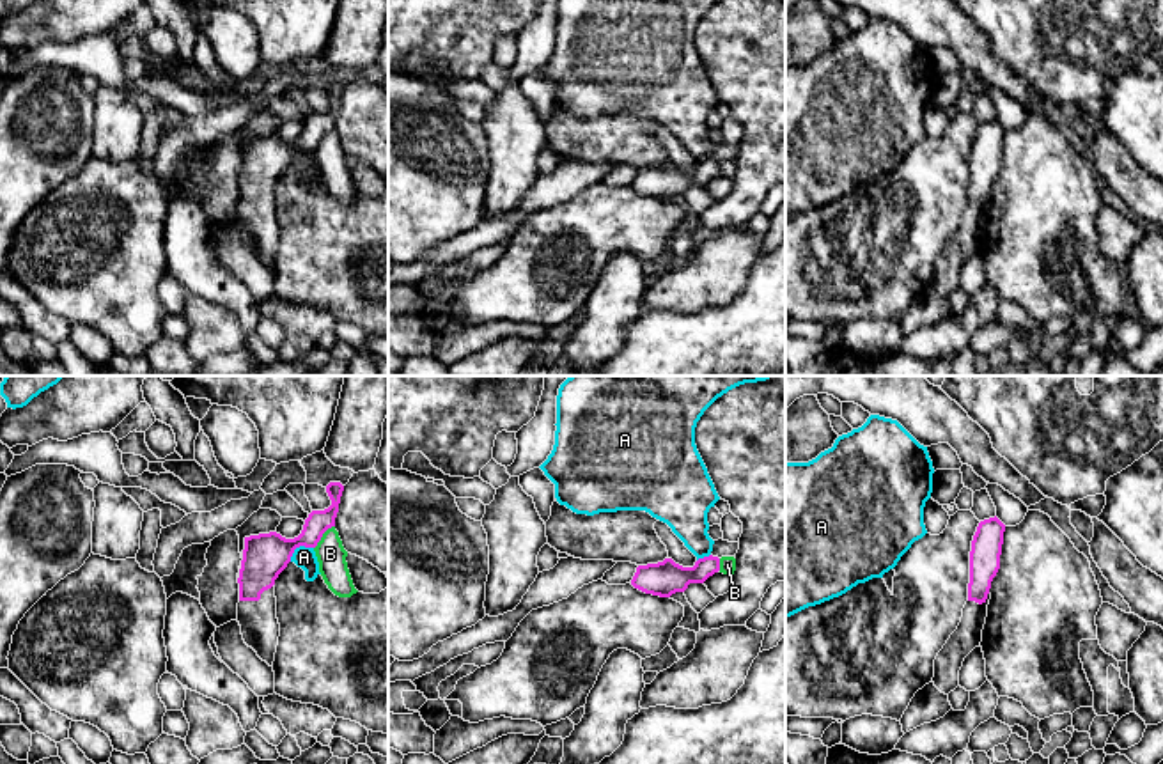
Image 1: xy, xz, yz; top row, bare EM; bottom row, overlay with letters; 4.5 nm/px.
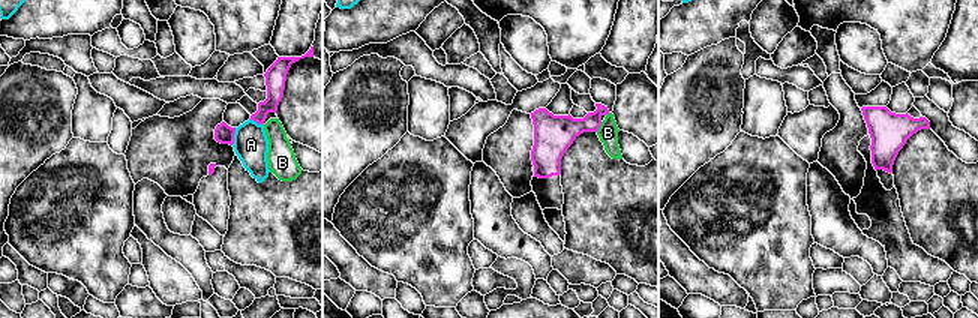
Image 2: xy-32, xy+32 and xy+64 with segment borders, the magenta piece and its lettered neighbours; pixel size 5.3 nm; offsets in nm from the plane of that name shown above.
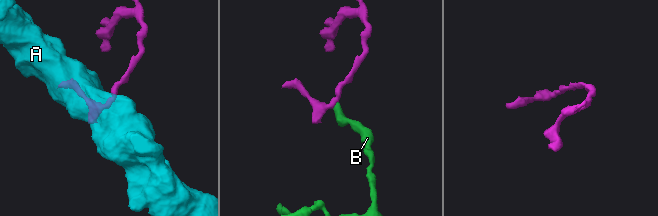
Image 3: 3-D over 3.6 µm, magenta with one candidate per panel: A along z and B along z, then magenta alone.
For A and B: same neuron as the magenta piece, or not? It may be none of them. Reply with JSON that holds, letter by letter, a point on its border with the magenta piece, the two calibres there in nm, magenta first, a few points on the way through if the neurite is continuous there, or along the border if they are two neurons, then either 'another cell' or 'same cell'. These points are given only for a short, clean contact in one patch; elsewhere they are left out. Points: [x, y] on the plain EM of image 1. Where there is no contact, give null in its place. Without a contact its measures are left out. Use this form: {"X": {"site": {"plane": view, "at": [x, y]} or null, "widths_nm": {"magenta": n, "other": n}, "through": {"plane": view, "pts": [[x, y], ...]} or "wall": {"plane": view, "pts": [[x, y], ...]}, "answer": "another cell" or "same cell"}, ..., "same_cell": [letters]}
{"A": {"site": {"plane": "xy", "at": [298, 149]}, "widths_nm": {"magenta": 200, "other": 100}, "wall": {"plane": "xy", "pts": [[312, 149], [298, 149], [289, 163]]}, "answer": "another cell"}, "B": {"site": {"plane": "xy", "at": [321, 139]}, "widths_nm": {"magenta": 190, "other": 130}, "wall": {"plane": "xy", "pts": [[334, 128], [314, 151]]}, "answer": "another cell"}, "same_cell": []}

